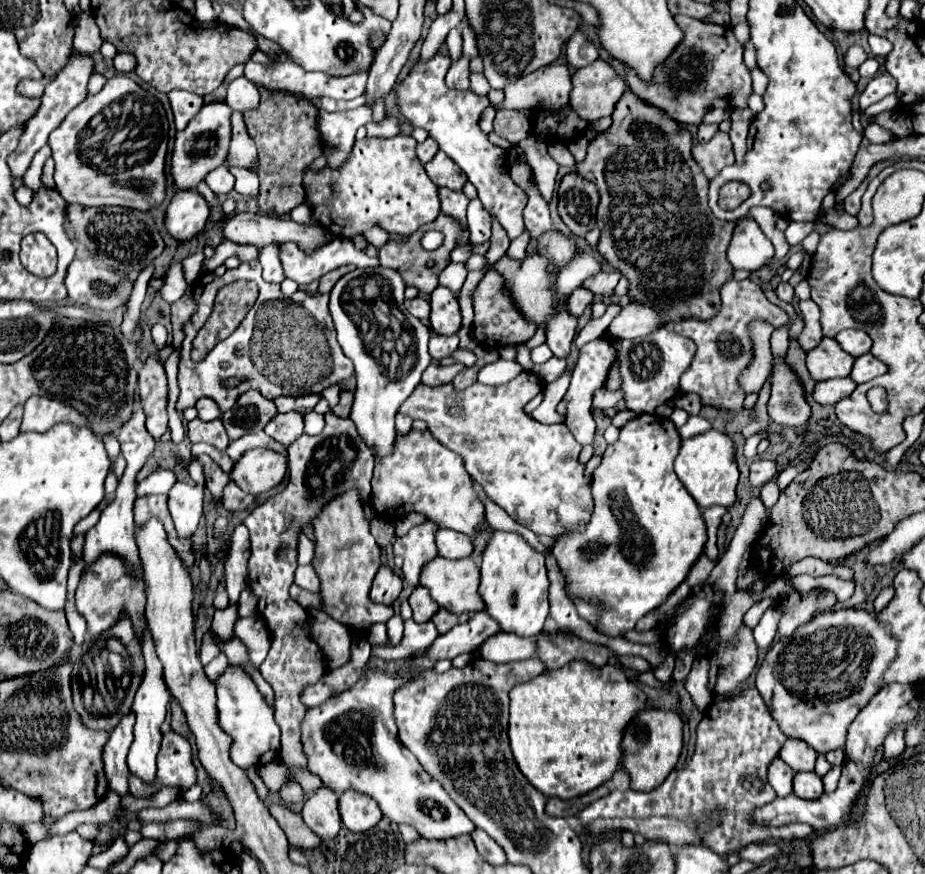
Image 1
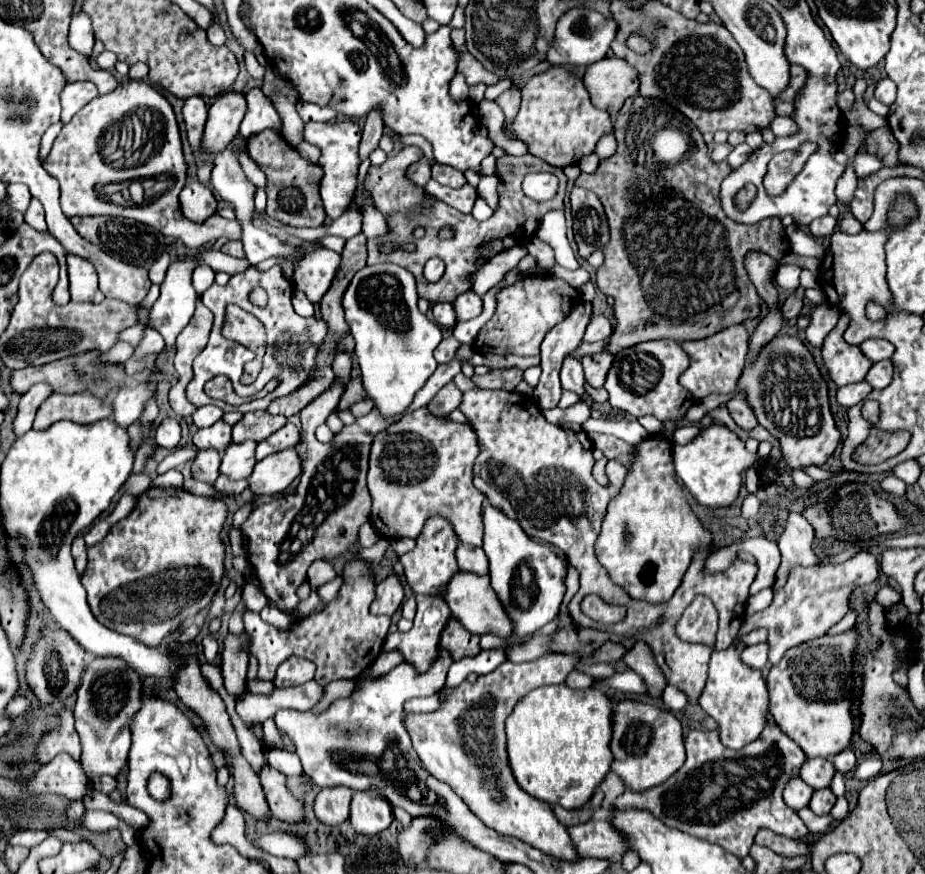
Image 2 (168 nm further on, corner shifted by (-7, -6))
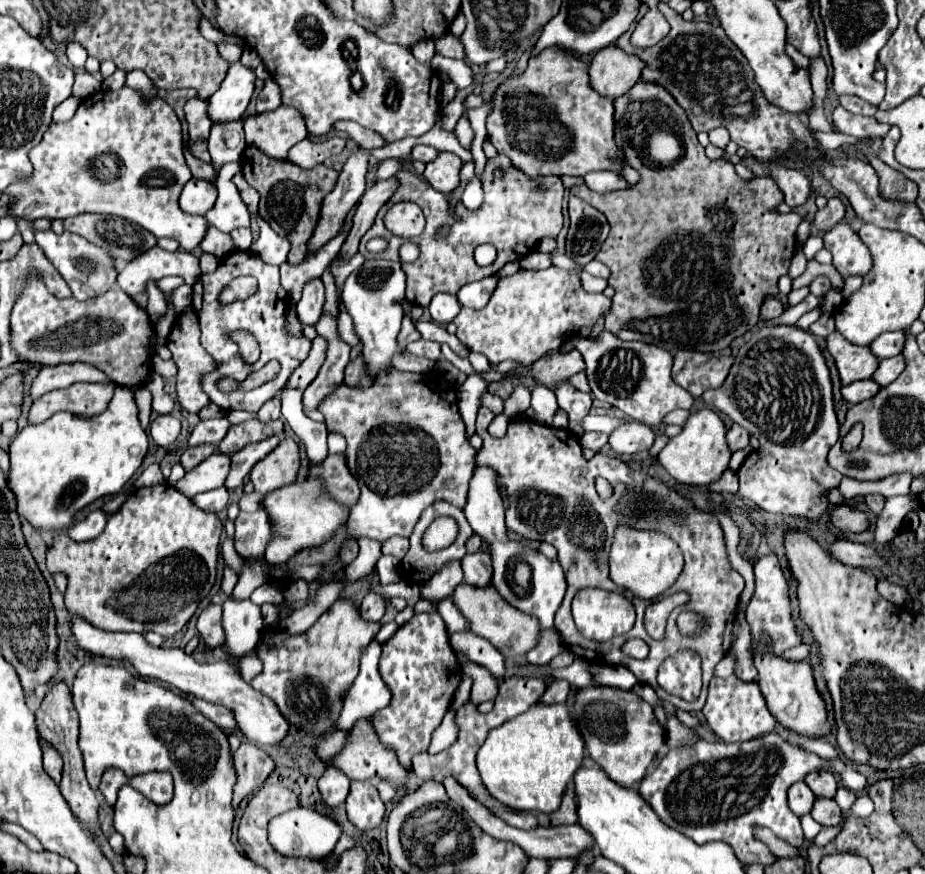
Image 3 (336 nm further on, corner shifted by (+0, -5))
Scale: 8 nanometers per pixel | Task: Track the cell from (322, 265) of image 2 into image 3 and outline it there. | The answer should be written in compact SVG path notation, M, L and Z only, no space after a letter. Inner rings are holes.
M312 278L306 282L304 290L302 290L302 298L296 304L296 312L298 318L304 324L316 324L320 320L322 314L322 306L324 306L324 284L320 278Z

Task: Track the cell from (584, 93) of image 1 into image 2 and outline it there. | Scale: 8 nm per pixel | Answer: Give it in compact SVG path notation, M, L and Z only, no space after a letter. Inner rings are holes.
M615 55L587 67L583 81L591 95L591 103L611 115L623 107L627 97L639 93L637 71Z

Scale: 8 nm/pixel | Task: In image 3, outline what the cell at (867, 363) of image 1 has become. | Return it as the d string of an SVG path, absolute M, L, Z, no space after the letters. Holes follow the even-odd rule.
M894 356L894 358L886 358L880 362L880 366L876 368L876 374L872 376L874 382L878 382L880 386L888 386L890 382L894 382L900 372L904 370L904 358L902 356Z

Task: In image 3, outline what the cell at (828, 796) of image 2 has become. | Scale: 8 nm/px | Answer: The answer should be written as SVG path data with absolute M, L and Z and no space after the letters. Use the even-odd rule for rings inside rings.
M816 798L810 814L822 826L840 824L840 808L838 808L838 804L832 798Z

